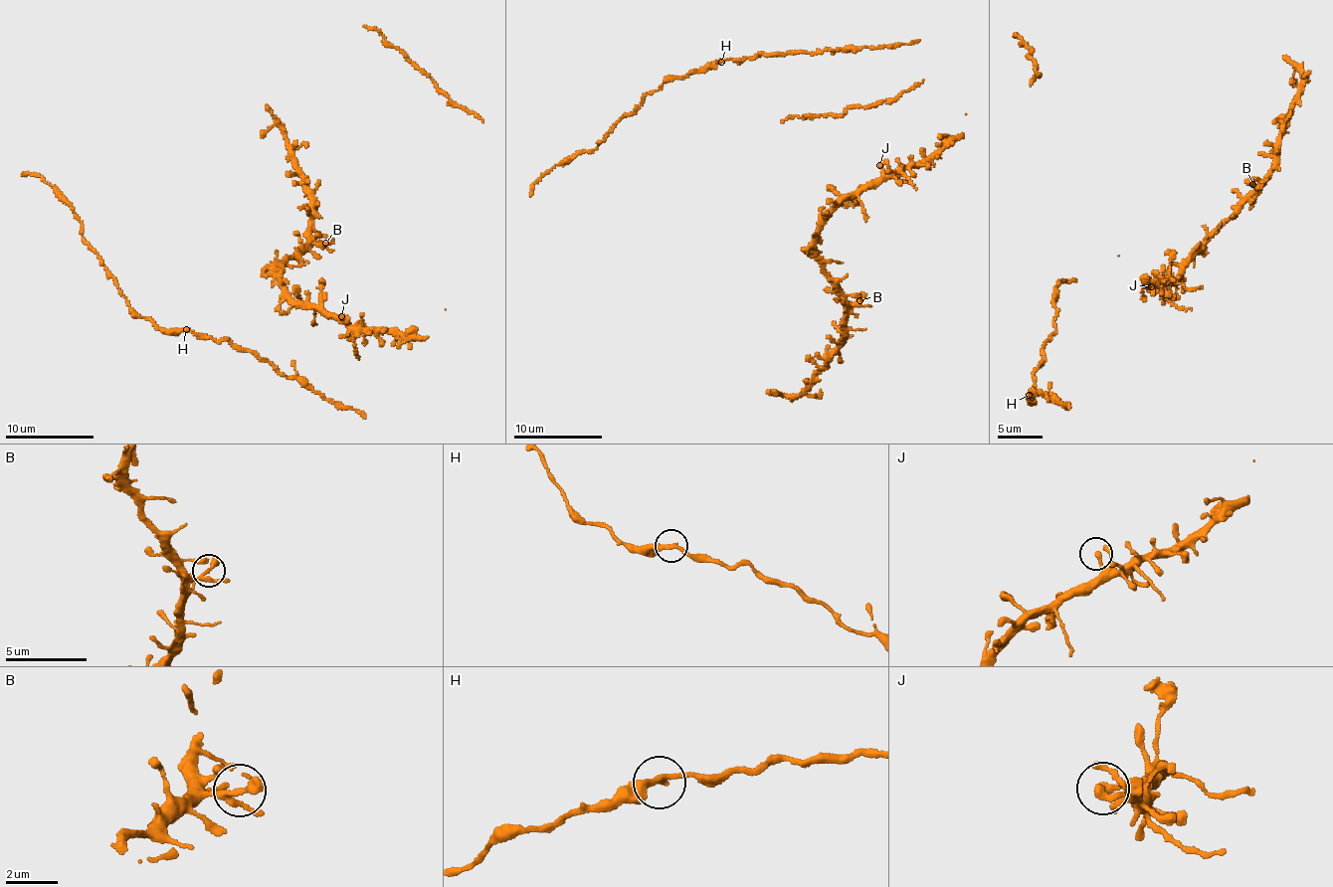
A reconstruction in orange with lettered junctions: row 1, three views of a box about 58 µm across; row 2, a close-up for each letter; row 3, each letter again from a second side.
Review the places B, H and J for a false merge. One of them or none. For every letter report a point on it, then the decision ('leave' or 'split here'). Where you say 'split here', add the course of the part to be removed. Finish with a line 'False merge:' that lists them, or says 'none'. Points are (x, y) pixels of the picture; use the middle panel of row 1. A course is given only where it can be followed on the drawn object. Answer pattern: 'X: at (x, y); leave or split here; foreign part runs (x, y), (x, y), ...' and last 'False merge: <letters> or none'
B: at (859, 300); leave
H: at (721, 62); leave
J: at (879, 165); leave
False merge: none

